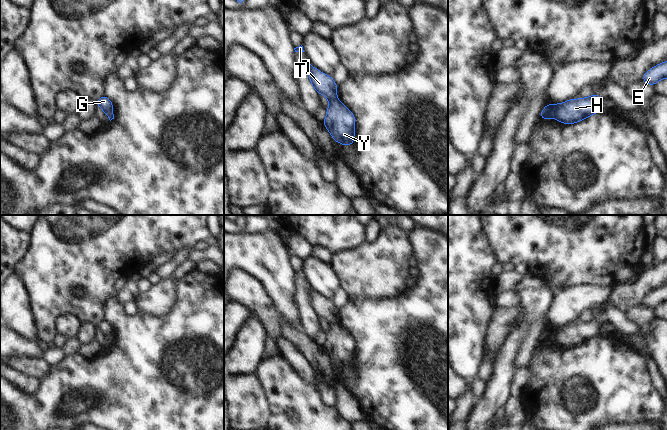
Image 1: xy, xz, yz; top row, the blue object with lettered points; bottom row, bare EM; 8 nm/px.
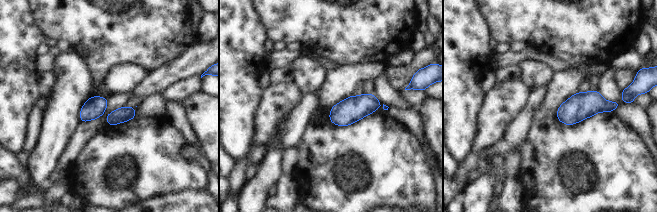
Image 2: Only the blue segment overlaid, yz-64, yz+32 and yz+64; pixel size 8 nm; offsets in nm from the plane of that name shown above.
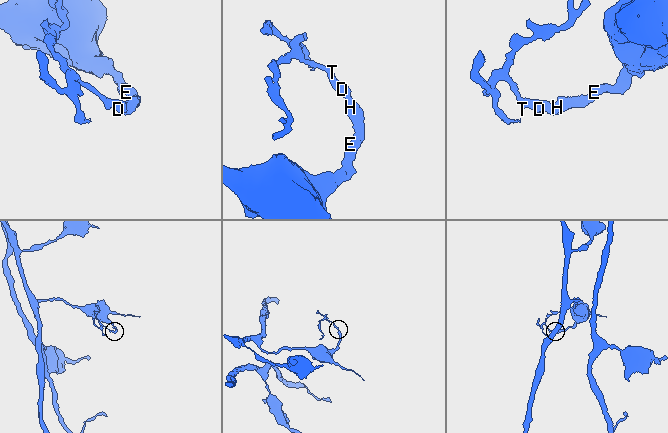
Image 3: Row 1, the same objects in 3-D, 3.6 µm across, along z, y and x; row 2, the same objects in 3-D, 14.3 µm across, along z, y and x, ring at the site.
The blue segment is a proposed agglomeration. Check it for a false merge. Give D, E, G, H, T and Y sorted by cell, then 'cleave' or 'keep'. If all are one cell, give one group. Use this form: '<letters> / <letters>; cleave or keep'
D G T / E H Y; cleave

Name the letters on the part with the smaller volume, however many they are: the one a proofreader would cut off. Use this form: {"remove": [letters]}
{"remove": ["D", "G", "T"]}

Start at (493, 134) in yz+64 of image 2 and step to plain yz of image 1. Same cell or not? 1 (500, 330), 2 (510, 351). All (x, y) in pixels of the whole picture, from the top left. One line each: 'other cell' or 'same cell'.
1: same cell
2: other cell

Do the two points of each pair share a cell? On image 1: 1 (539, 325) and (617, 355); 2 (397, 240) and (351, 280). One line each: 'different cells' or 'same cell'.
1: different cells
2: same cell

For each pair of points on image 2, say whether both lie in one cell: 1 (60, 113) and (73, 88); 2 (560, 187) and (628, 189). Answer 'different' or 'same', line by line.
1: same
2: same

